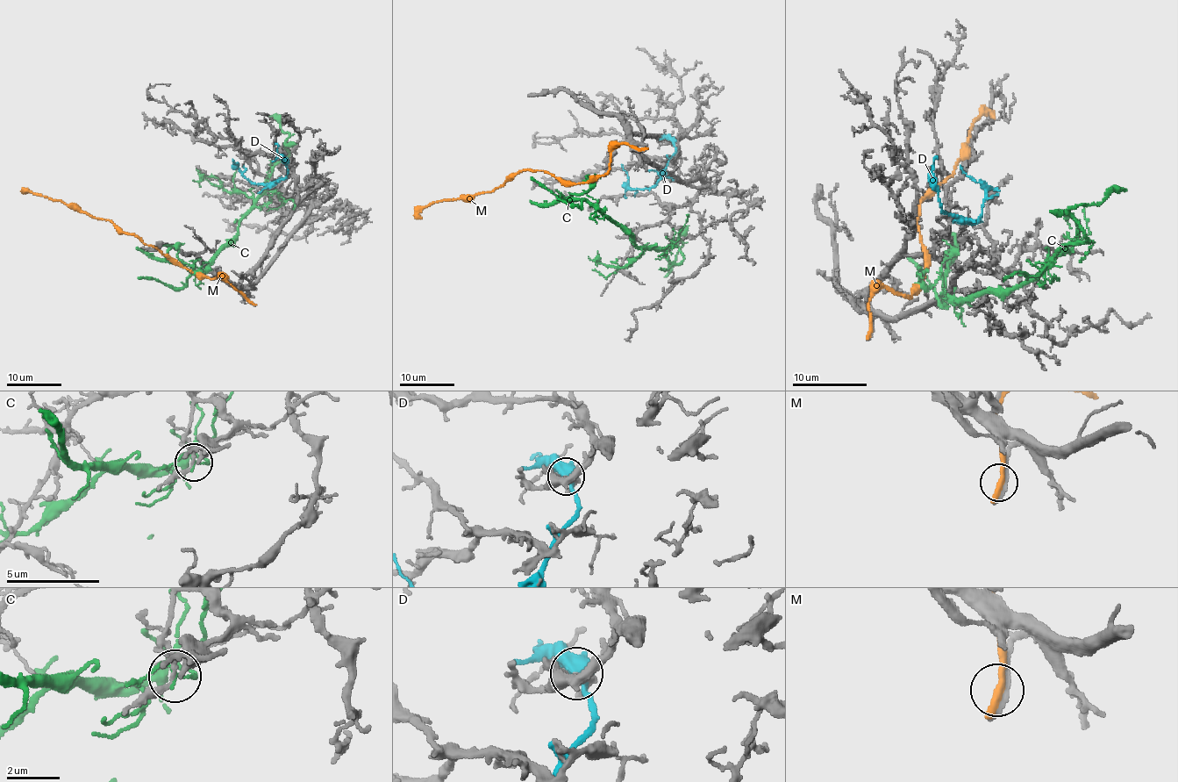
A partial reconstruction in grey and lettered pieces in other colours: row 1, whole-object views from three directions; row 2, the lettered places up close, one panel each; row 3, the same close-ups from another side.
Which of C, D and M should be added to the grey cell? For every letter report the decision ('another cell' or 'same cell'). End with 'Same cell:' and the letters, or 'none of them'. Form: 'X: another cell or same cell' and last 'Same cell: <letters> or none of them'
C: another cell
D: another cell
M: another cell
Same cell: none of them

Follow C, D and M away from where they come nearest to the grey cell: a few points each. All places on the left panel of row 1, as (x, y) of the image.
C: (277, 209), (282, 204), (277, 193), (260, 196), (233, 238), (182, 288), (138, 278)
D: (284, 161), (287, 165), (285, 176), (259, 184), (251, 182), (232, 159)
M: (249, 301), (219, 275), (199, 277), (133, 234), (120, 232), (110, 220), (90, 217), (61, 201), (22, 191)

